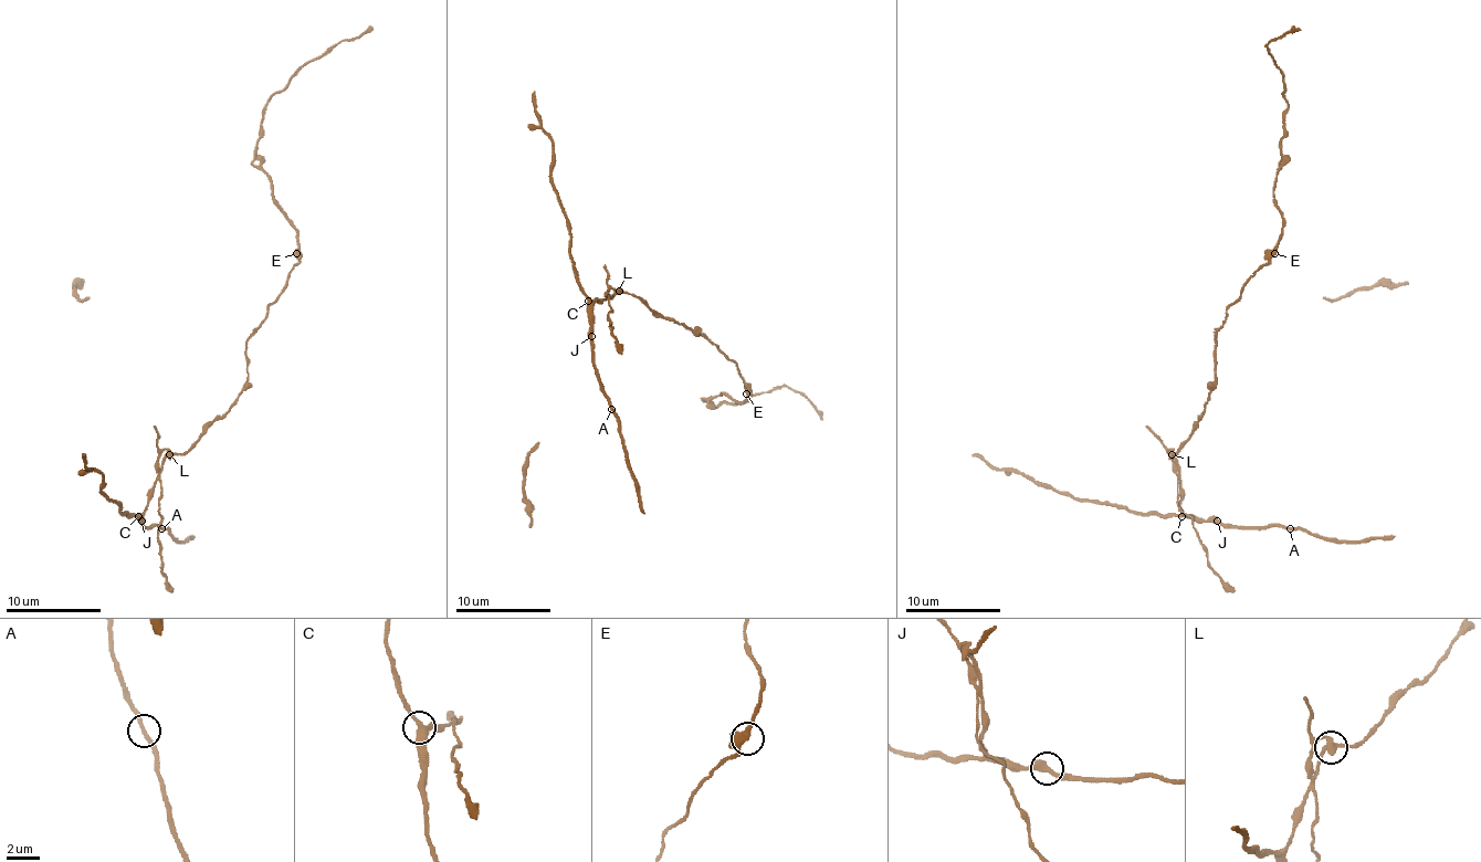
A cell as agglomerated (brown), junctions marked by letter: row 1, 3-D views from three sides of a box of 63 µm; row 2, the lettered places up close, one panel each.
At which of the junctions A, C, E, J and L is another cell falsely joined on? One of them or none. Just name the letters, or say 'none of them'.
L

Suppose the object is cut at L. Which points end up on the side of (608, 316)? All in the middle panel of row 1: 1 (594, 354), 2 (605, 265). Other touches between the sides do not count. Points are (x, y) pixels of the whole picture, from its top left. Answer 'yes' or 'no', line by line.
1: no
2: yes

